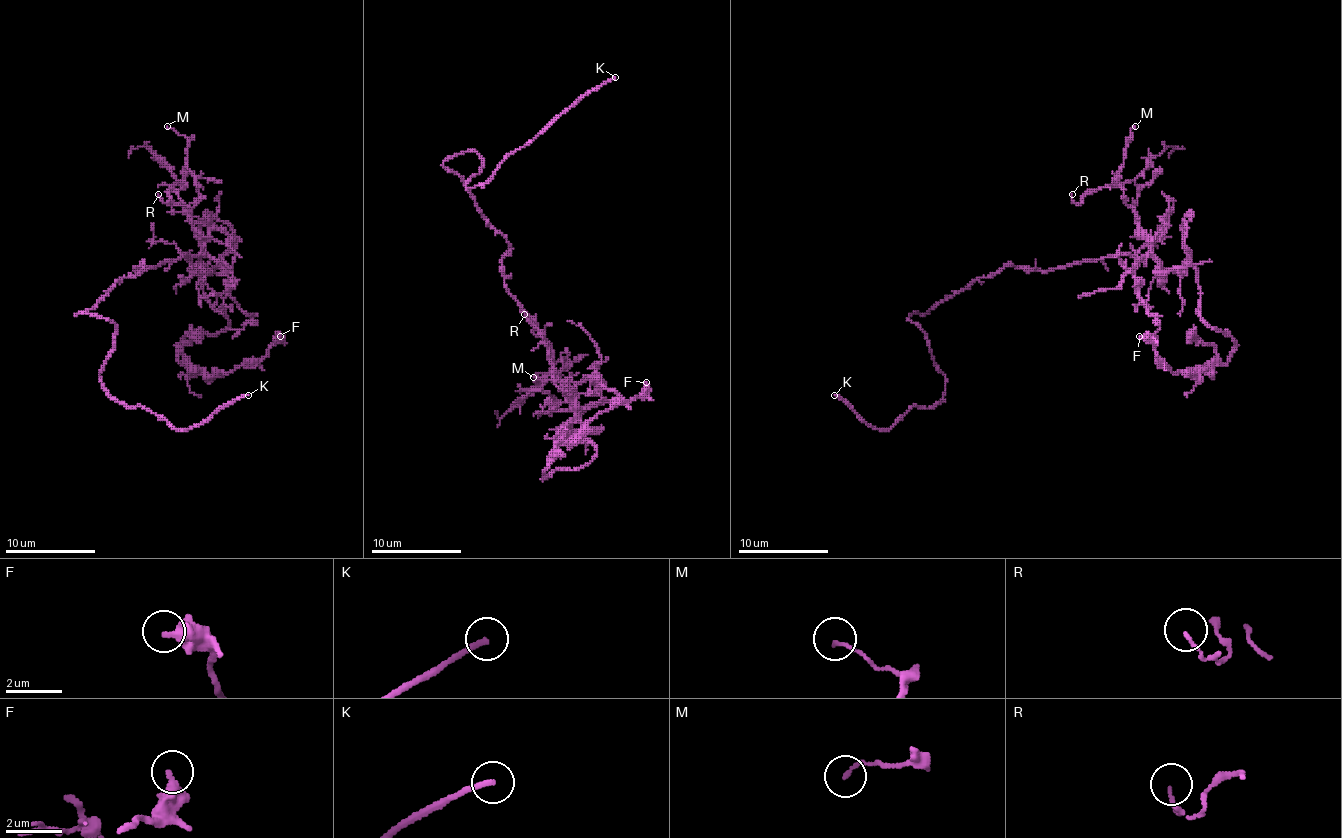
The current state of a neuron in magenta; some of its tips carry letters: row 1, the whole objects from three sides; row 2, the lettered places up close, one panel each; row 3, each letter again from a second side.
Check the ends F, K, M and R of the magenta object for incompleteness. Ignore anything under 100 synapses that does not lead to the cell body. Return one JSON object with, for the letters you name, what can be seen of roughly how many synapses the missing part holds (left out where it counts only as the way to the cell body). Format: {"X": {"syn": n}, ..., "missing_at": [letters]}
{"missing_at": ["K"]}

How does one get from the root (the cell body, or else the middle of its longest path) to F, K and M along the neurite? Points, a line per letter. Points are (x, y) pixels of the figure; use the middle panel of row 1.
F: (506, 291), (574, 407), (558, 438), (597, 452), (547, 477), (561, 445), (646, 382)
K: (506, 291), (509, 242), (443, 163), (475, 151), (481, 170), (466, 185), (481, 185), (615, 77)
M: (506, 291), (538, 330), (552, 375), (567, 393), (558, 382), (563, 362), (552, 373), (533, 377)

